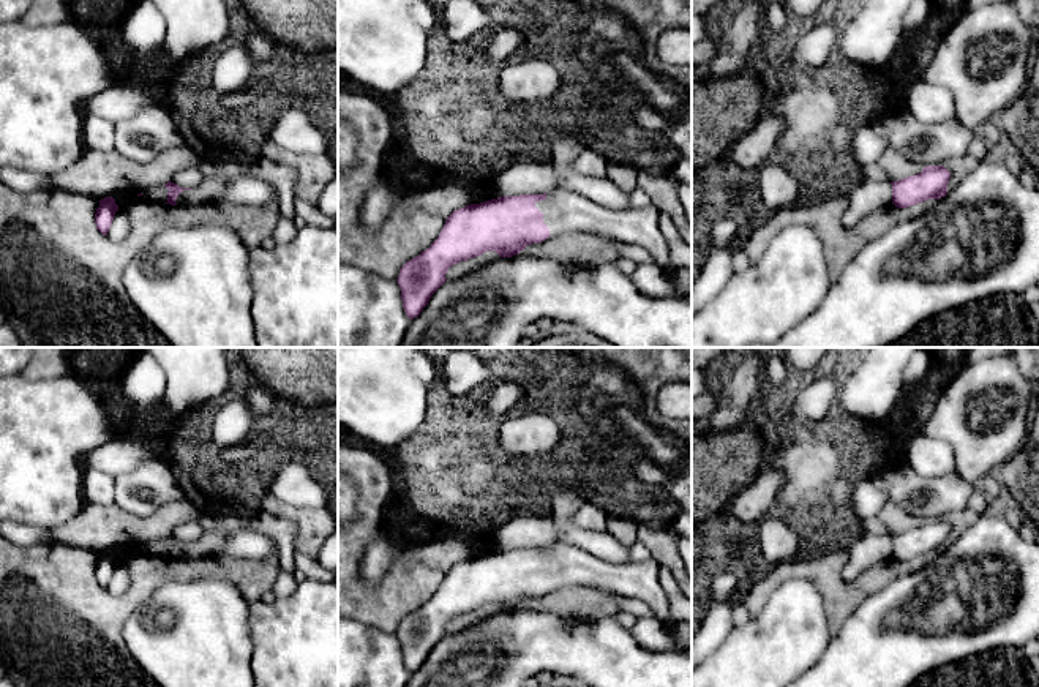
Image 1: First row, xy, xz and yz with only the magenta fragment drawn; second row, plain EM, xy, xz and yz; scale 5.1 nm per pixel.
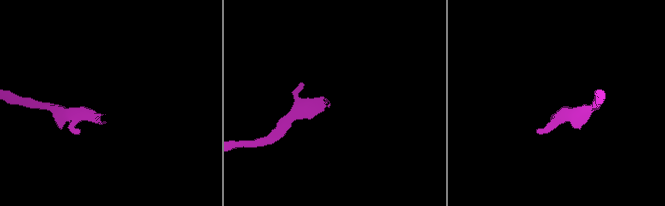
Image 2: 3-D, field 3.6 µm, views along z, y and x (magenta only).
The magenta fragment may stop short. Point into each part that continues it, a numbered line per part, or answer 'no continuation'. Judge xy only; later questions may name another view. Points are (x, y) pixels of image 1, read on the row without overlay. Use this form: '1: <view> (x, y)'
1: xy (210, 544)

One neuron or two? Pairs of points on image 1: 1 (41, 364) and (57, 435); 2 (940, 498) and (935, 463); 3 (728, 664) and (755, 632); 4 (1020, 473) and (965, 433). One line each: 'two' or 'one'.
1: two
2: two
3: one
4: two

